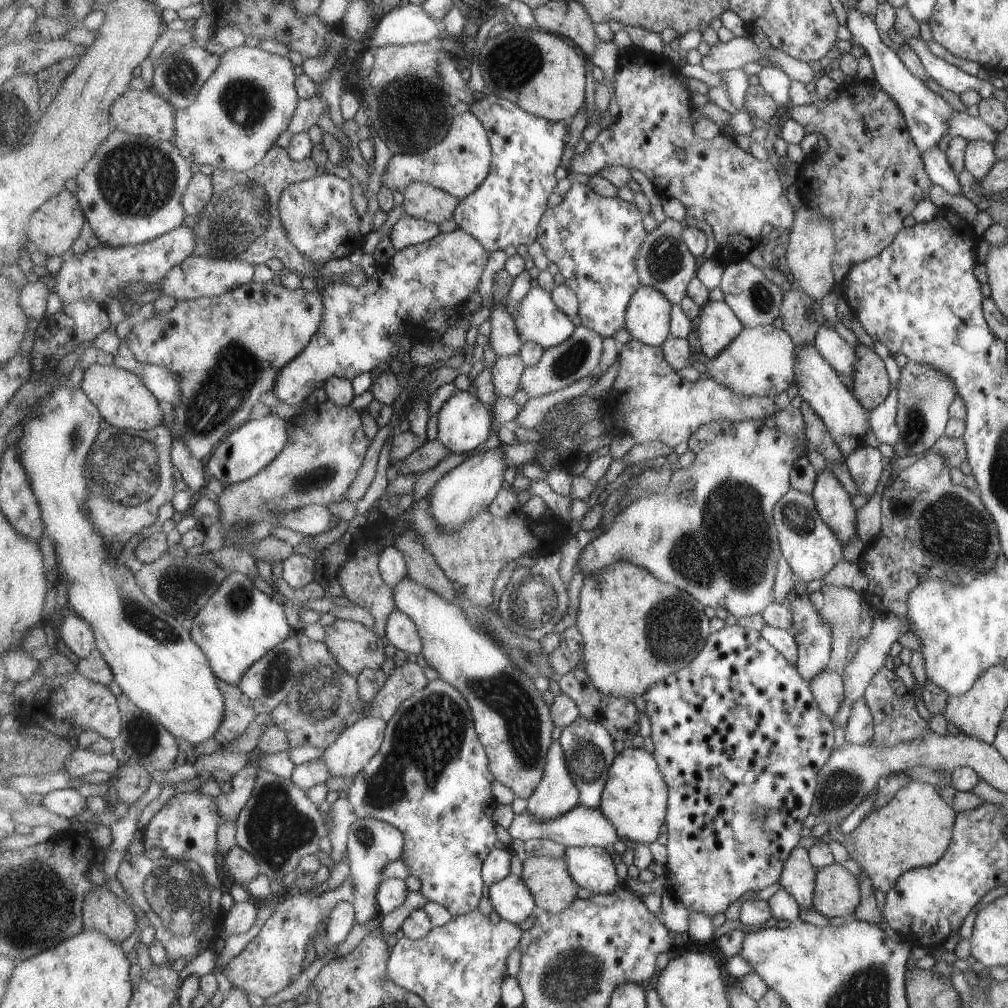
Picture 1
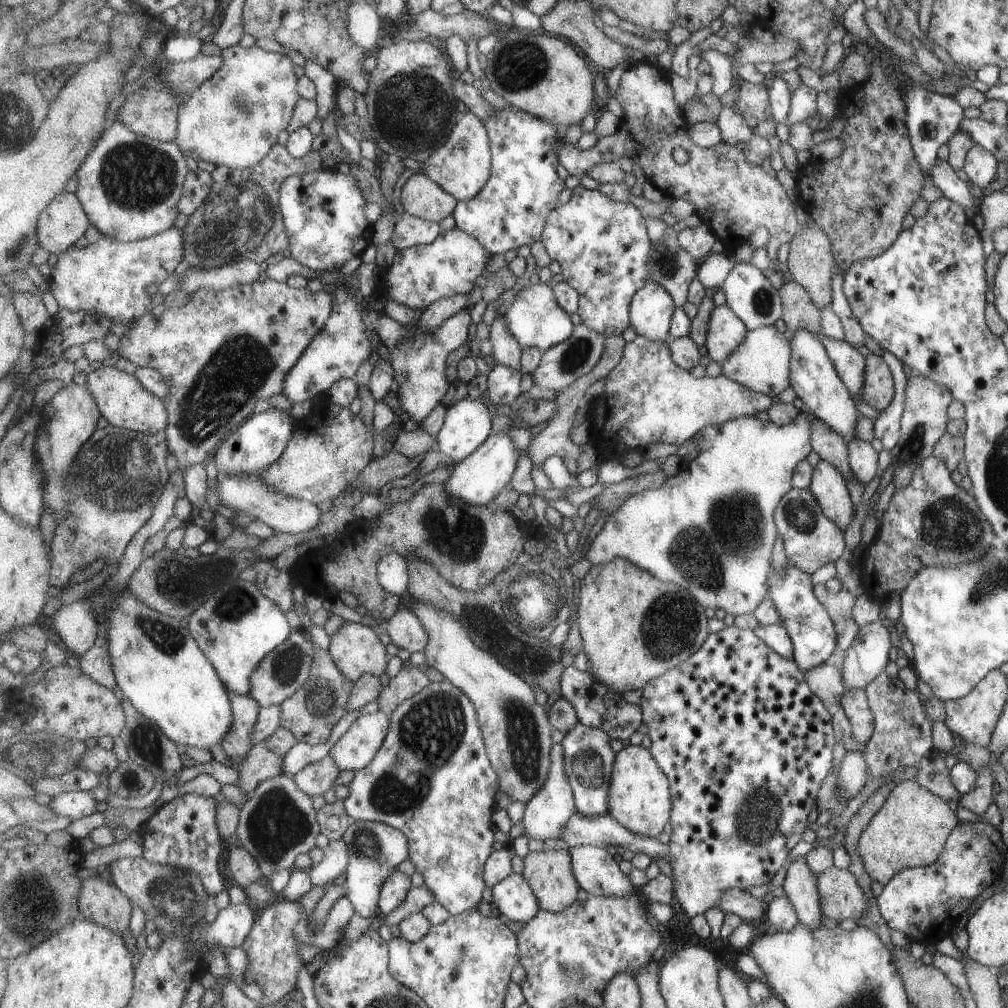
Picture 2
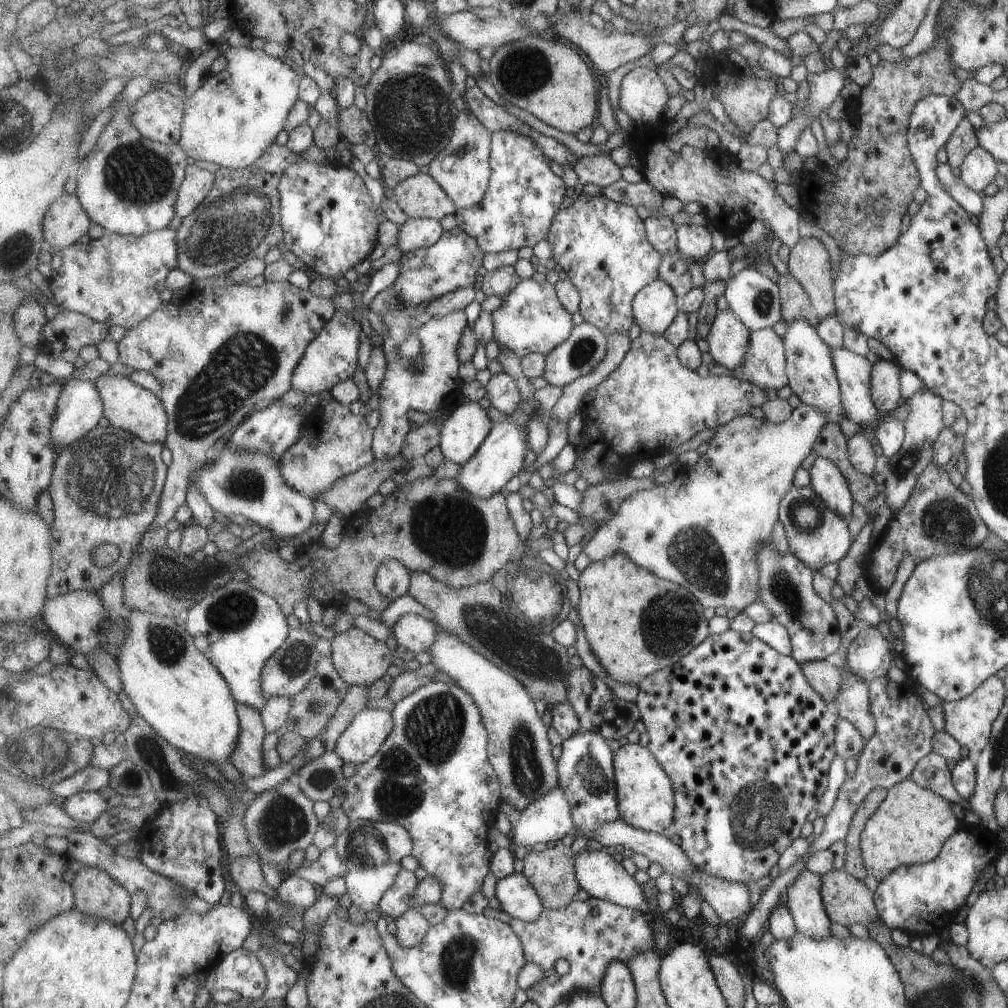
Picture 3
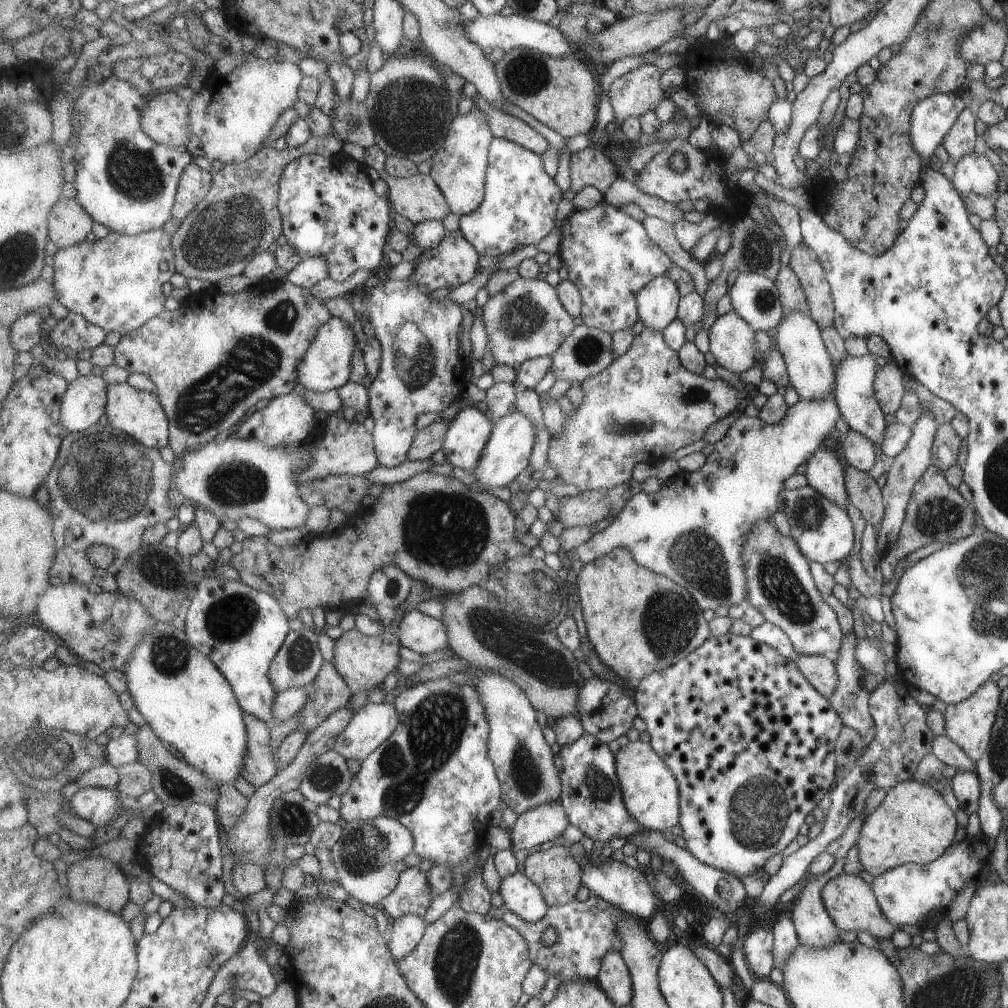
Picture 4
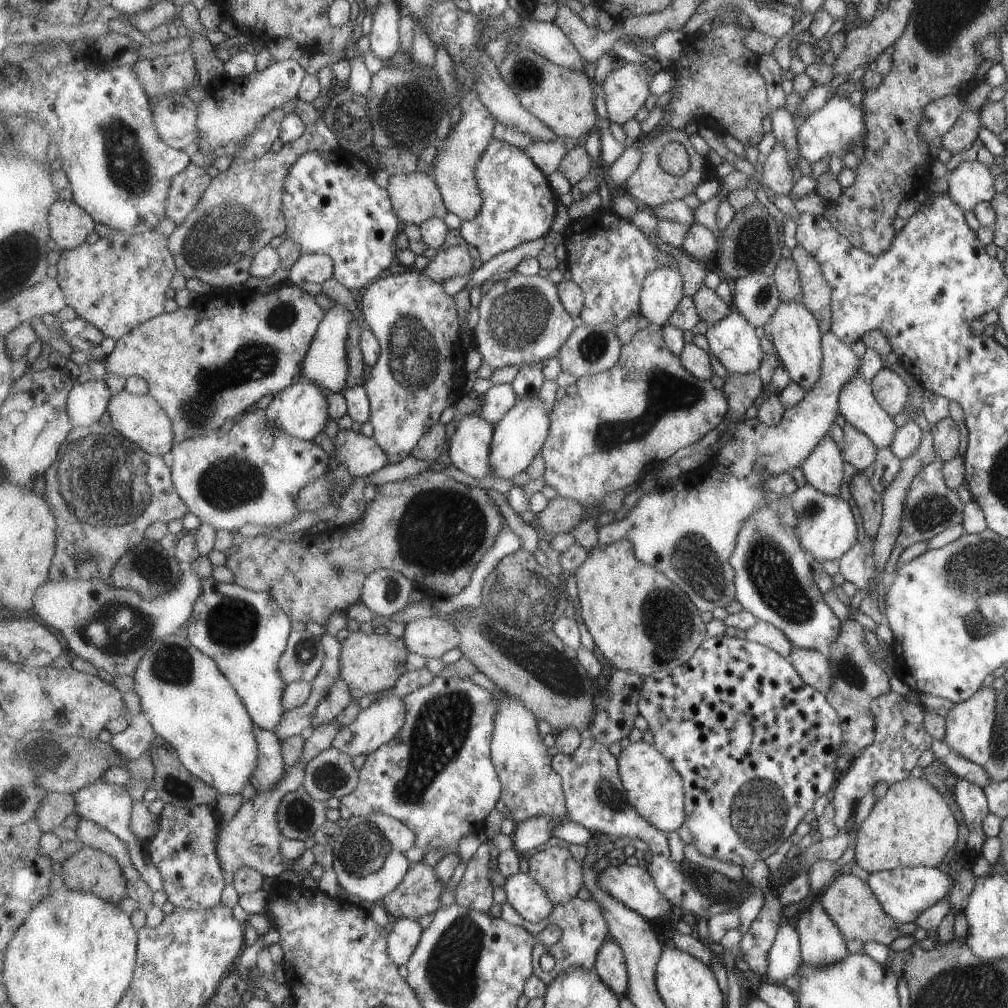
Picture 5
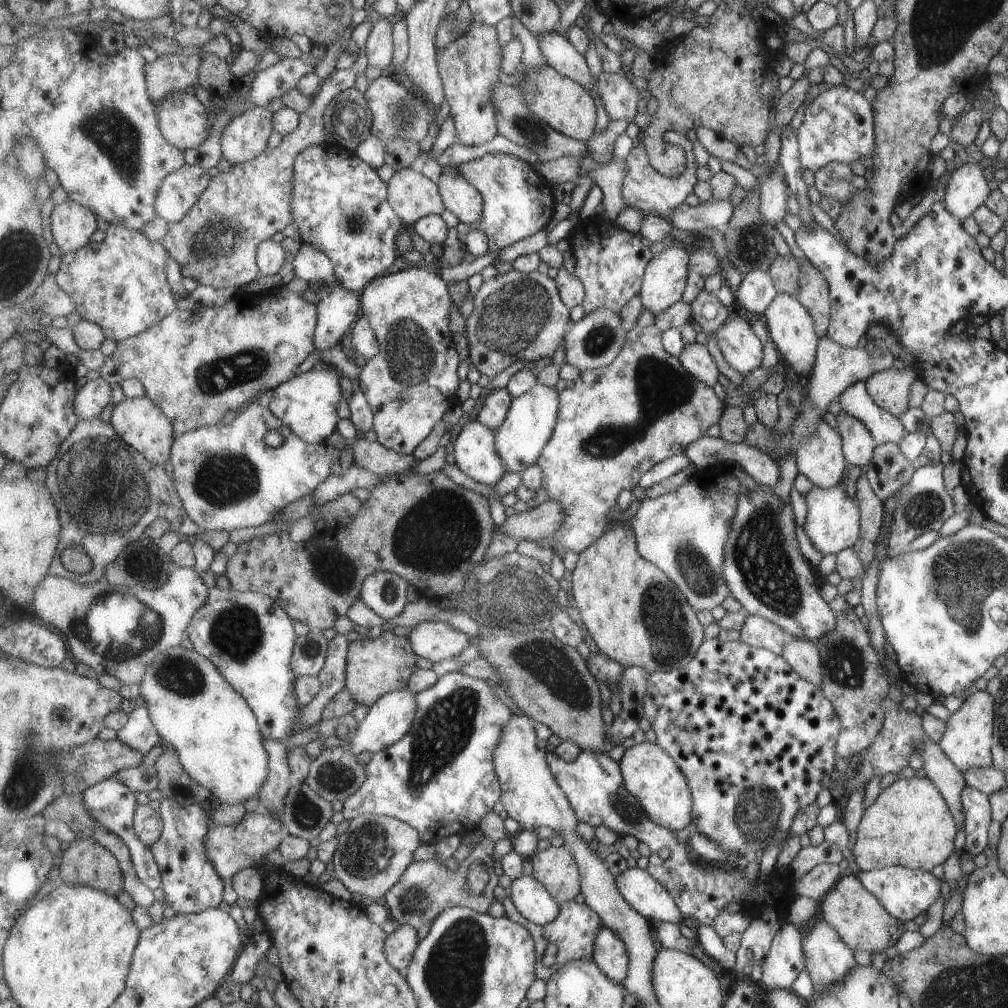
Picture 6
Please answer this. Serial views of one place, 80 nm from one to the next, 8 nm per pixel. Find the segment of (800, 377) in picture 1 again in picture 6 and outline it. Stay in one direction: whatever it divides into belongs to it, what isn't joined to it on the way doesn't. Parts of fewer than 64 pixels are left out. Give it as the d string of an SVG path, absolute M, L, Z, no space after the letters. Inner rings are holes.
M779 293L764 314L764 322L767 325L768 338L777 343L787 369L799 376L811 376L819 340L812 317L804 305L789 294Z

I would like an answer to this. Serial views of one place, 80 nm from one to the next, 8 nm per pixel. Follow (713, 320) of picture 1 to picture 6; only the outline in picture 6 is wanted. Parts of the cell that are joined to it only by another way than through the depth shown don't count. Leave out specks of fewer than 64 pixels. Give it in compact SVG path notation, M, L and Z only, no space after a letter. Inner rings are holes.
M731 313L726 323L711 336L717 340L727 364L742 376L761 366L763 342L753 332L751 321L743 316Z

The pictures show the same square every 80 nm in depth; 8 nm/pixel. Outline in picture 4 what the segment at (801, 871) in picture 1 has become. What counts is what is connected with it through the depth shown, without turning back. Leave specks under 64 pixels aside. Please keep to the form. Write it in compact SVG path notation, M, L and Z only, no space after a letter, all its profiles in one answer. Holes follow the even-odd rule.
M838 858L823 874L816 877L809 875L803 888L793 897L790 919L799 945L819 948L839 941L837 928L821 902L820 890L827 880L844 871L843 864L844 858Z

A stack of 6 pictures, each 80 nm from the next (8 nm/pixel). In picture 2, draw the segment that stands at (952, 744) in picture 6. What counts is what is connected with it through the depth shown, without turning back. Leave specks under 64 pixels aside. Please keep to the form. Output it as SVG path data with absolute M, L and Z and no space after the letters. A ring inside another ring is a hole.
M995 669L989 672L968 695L944 702L945 727L951 734L959 736L961 742L965 744L973 744L977 748L987 747L993 726L999 718L999 712L1001 712L1001 706L1005 704L1005 700L1007 700L1005 676L1001 674L1001 669Z

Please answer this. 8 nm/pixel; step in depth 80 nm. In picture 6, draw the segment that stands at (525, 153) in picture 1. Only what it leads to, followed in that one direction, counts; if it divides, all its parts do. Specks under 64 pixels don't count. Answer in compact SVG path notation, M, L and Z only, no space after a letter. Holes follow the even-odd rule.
M487 153L478 159L461 163L456 176L467 179L484 196L485 218L475 225L459 224L461 236L480 230L488 238L487 252L501 252L524 238L536 235L551 222L555 214L552 186L527 161L517 155Z

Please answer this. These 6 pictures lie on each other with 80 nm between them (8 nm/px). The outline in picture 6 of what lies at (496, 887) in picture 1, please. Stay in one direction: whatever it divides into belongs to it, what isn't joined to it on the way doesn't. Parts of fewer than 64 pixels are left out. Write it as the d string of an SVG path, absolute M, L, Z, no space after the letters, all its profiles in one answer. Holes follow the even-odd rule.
M532 874L521 875L508 890L519 912L531 922L546 925L560 915L561 905L545 885Z

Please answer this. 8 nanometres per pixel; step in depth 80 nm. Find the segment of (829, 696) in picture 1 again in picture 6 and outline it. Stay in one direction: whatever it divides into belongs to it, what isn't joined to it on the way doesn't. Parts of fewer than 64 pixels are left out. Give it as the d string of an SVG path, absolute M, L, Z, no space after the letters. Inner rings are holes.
M791 637L785 647L783 656L803 680L820 688L824 678L822 658L821 652L818 651L814 642Z

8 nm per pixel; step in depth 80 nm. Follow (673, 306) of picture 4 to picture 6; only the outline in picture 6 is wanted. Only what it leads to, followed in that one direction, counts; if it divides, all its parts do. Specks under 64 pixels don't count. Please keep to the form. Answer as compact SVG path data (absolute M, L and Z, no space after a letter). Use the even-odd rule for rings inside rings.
M674 242L649 263L645 288L640 292L645 309L661 315L683 298L689 276L689 255L687 246Z

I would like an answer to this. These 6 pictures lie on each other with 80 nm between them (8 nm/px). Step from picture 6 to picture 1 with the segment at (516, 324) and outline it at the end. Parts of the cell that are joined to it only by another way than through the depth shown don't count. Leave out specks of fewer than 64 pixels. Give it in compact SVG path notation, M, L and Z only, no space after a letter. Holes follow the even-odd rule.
M539 286L529 289L527 295L516 305L516 311L515 324L519 327L523 342L533 340L535 344L541 344L550 349L573 336L576 331L575 324L571 322L572 317L557 306L552 292L547 292Z

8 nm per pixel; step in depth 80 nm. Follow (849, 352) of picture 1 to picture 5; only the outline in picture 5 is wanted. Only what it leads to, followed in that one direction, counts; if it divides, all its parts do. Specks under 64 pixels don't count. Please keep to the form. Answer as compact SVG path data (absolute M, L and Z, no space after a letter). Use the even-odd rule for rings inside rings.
M866 348L860 357L859 366L856 368L854 374L849 377L849 380L846 380L842 384L837 398L839 415L847 423L852 424L867 436L877 449L889 446L897 428L893 423L892 417L887 414L887 411L882 409L882 406L875 400L870 390L872 378L882 368L881 361L882 359L879 358L879 354L872 349Z

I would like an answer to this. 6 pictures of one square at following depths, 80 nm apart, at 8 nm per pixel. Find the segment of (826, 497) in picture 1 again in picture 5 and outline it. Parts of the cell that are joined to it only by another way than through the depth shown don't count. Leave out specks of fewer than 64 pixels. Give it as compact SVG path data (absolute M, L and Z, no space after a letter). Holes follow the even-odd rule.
M831 434L823 435L815 448L800 464L805 483L825 495L839 495L843 482L843 458L841 448L831 439Z

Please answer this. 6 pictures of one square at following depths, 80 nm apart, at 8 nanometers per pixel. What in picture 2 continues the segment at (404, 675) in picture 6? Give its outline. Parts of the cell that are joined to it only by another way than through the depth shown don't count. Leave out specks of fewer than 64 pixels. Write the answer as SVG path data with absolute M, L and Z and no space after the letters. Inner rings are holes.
M345 621L332 636L329 652L337 668L349 682L357 682L361 676L375 676L379 678L389 666L389 652L387 646L381 642L379 634L363 624Z

